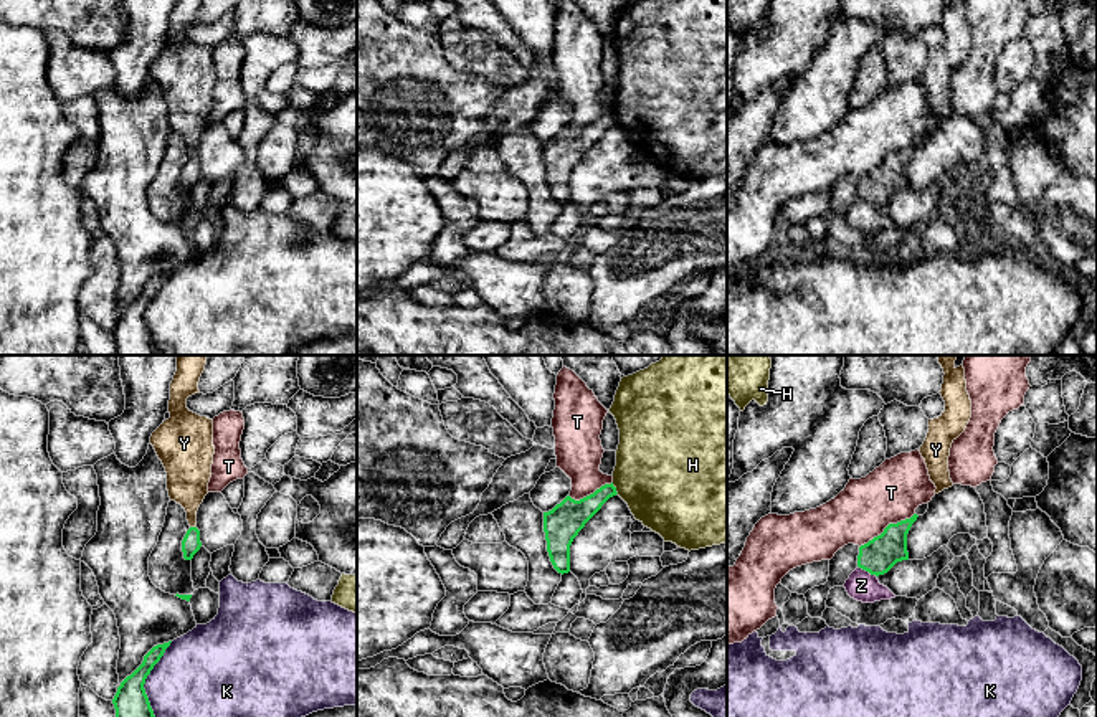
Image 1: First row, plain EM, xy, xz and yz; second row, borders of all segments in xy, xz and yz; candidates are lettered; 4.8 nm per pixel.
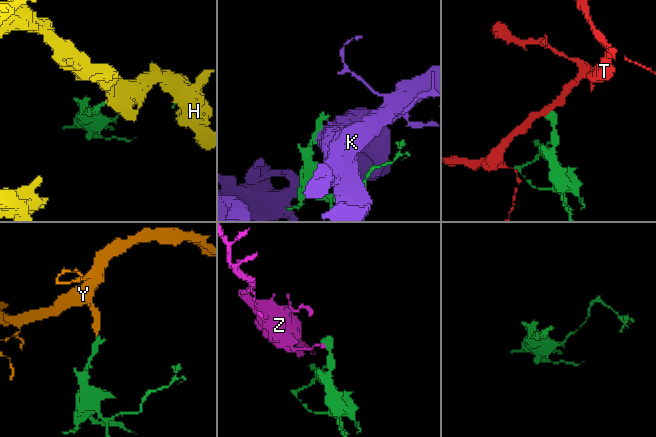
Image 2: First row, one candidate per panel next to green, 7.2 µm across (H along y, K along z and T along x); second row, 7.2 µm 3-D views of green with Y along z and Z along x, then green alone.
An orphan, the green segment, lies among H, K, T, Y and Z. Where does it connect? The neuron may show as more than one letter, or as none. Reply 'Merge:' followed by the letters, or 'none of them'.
Merge: Y

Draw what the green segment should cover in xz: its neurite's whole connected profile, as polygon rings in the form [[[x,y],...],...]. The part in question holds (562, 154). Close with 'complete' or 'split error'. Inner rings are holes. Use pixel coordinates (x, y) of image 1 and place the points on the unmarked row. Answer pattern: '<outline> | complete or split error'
[[[605,114],[593,124],[575,131],[567,126],[552,140],[544,142],[544,162],[547,170],[547,182],[553,198],[558,203],[570,202],[570,175],[585,154],[601,139],[601,135],[613,126],[616,117]]] | complete

